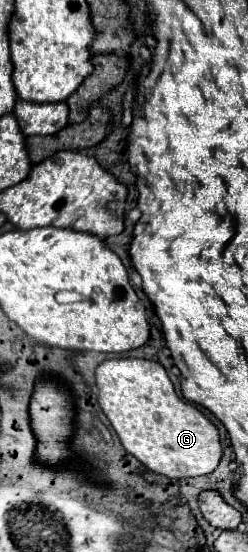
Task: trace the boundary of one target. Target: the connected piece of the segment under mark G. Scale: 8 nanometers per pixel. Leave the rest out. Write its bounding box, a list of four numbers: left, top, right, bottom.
[95,357,223,479]

